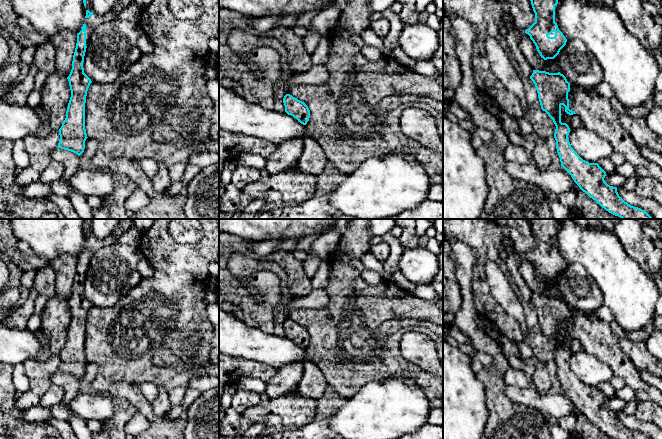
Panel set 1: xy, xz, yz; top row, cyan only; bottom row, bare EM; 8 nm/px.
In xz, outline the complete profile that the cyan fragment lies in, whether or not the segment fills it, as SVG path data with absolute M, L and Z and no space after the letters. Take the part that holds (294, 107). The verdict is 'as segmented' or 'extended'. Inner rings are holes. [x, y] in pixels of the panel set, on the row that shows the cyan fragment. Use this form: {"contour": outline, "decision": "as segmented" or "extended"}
{"contour": "M286 94L283 98L283 103L285 106L285 112L288 115L293 116L303 125L307 124L310 118L310 110L304 102L290 94Z", "decision": "as segmented"}

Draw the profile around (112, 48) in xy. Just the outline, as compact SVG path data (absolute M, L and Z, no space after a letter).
M115 18L95 27L86 48L83 68L84 73L96 83L110 83L118 78L128 67L134 64L143 54L137 45L142 34L139 22Z

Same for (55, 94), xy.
M55 70L48 75L40 93L40 107L48 114L51 130L58 132L66 118L71 97L67 76Z

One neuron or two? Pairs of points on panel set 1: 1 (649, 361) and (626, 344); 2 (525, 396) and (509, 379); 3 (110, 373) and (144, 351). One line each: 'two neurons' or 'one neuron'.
1: one neuron
2: two neurons
3: one neuron

